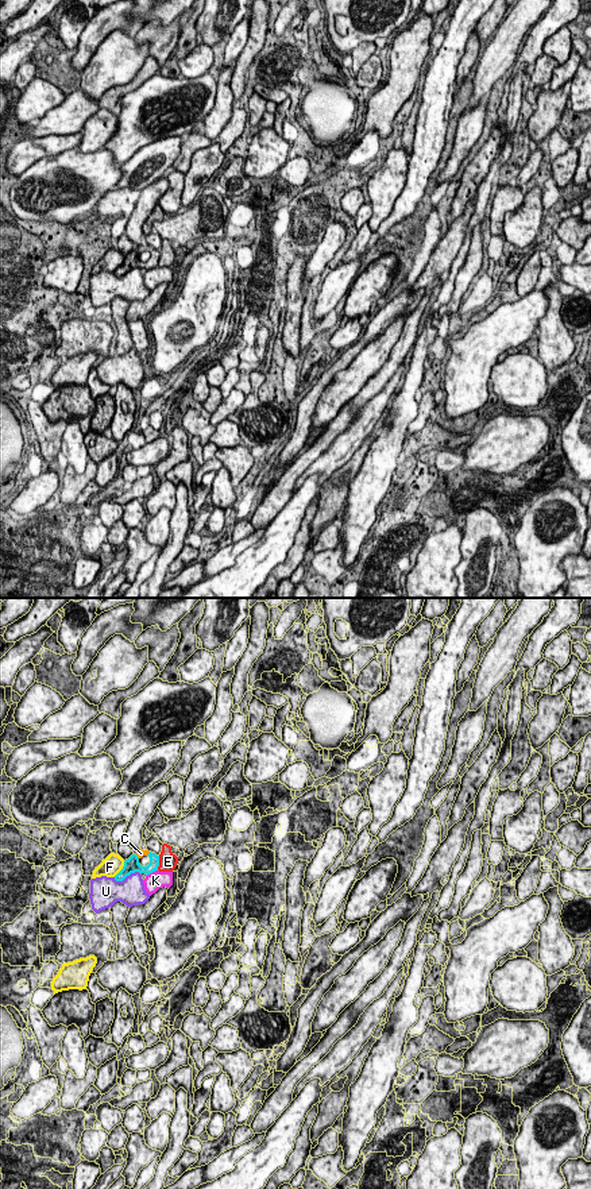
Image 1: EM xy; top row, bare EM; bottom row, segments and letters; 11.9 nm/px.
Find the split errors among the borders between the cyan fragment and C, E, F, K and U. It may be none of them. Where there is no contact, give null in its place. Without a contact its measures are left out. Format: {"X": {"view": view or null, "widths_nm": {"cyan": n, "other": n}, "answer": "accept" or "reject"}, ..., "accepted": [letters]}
{"C": {"view": "xy", "widths_nm": {"cyan": 190, "other": 90}, "answer": "accept"}, "E": {"view": "xy", "widths_nm": {"cyan": 130, "other": 220}, "answer": "reject"}, "F": {"view": "xy", "widths_nm": {"cyan": 190, "other": 240}, "answer": "reject"}, "K": {"view": "xy", "widths_nm": {"cyan": 170, "other": 220}, "answer": "reject"}, "U": {"view": "xy", "widths_nm": {"cyan": 190, "other": 320}, "answer": "reject"}, "accepted": ["C"]}

